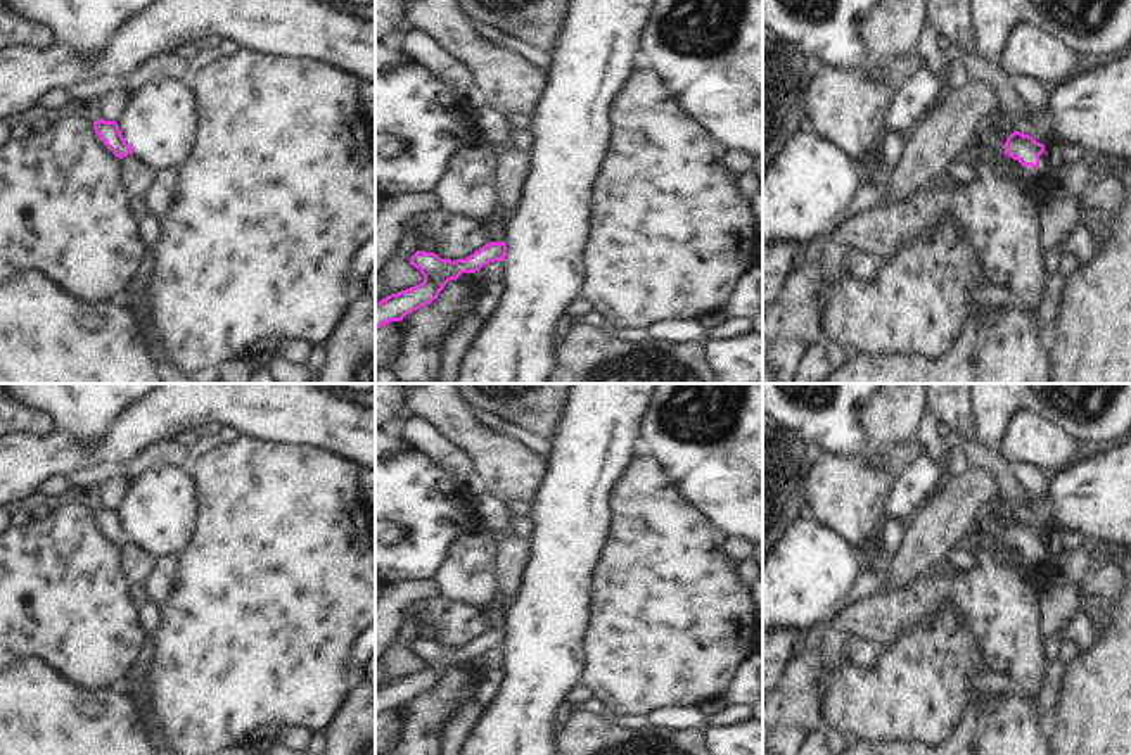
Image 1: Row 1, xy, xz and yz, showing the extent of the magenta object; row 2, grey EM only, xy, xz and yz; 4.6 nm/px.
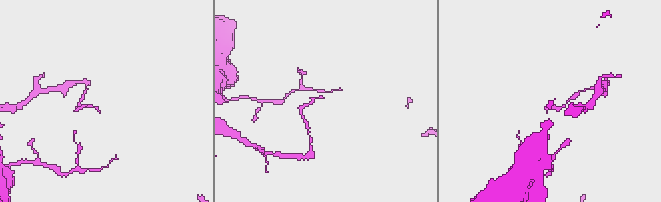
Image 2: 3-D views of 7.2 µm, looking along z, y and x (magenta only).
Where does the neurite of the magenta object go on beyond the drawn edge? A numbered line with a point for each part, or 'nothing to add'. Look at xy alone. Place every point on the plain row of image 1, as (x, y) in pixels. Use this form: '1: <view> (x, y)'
nothing to add

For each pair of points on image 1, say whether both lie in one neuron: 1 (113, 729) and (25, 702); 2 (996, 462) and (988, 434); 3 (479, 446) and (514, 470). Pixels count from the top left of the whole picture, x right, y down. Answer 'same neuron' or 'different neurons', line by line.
1: same neuron
2: different neurons
3: same neuron

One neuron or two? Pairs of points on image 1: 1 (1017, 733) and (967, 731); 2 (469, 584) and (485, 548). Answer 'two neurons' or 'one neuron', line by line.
1: one neuron
2: one neuron

